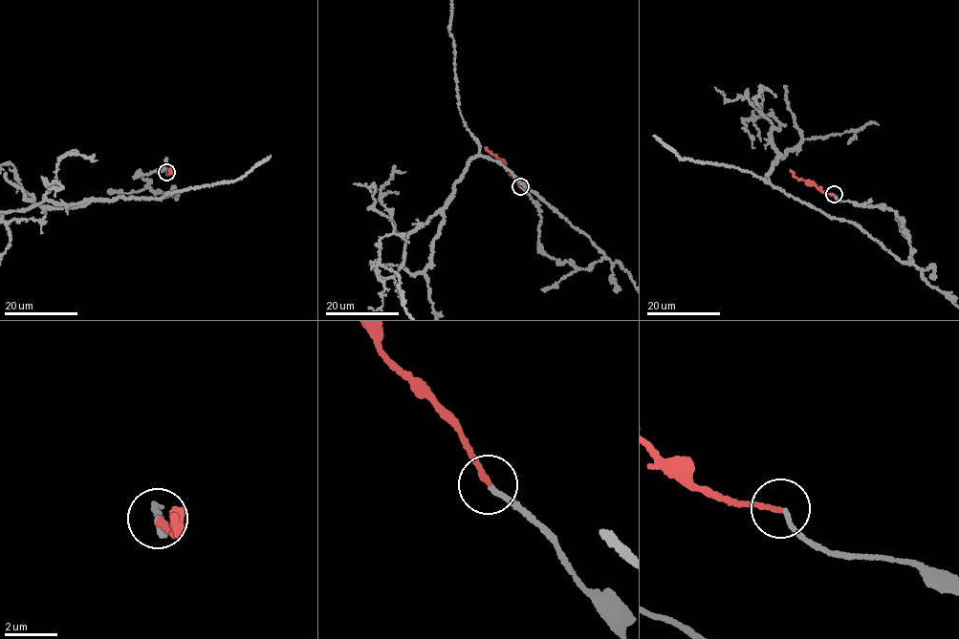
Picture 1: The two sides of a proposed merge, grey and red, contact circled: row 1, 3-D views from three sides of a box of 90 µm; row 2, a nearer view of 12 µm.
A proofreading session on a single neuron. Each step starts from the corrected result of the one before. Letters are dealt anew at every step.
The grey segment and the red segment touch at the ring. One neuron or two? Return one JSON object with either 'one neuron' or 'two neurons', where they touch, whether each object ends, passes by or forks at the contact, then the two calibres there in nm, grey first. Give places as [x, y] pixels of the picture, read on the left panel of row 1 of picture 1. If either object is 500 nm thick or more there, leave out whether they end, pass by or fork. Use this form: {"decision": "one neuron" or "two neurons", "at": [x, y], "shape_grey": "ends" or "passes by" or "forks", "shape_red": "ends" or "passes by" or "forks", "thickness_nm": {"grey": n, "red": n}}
{"decision": "one neuron", "at": [166, 172], "shape_grey": "ends", "shape_red": "ends", "thickness_nm": {"grey": 170, "red": 190}}

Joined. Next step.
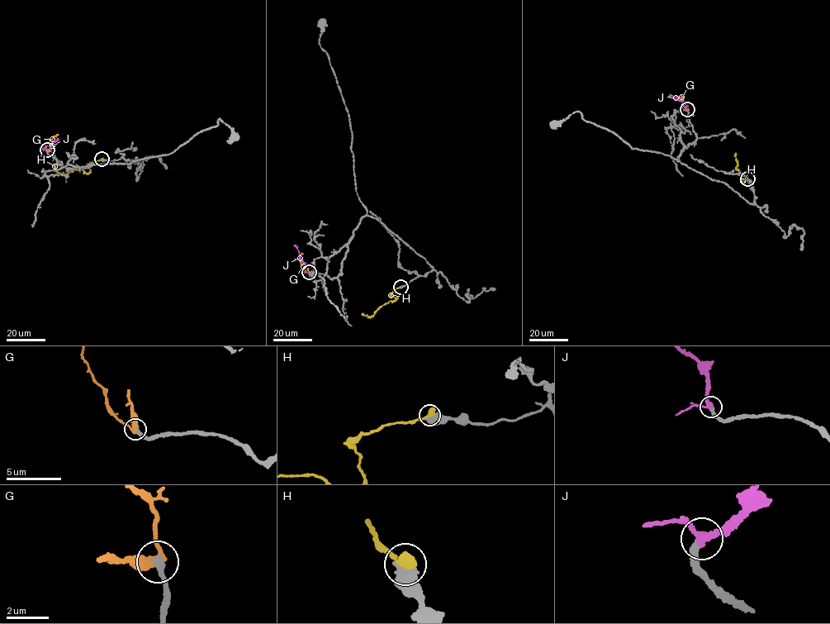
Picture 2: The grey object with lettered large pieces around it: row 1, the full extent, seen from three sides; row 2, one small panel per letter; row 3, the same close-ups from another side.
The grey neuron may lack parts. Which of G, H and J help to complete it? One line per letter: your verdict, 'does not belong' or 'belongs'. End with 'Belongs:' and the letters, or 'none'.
G: does not belong
H: does not belong
J: belongs
Belongs: J

